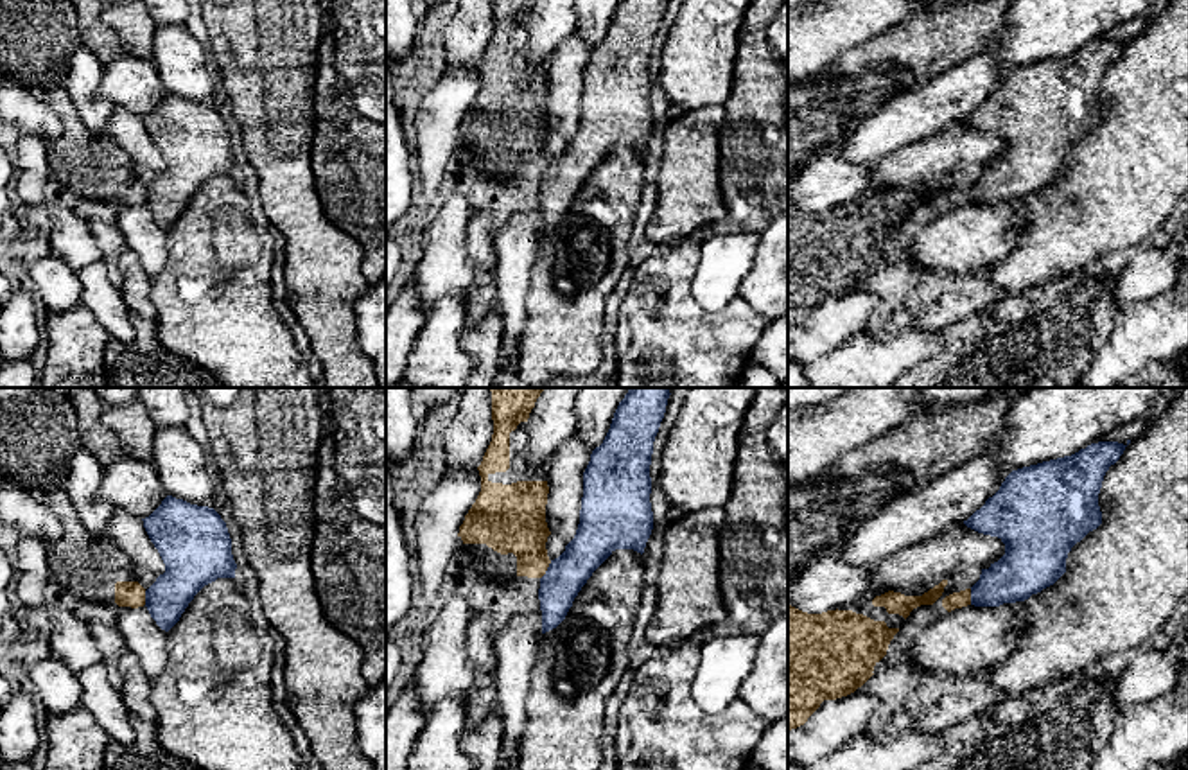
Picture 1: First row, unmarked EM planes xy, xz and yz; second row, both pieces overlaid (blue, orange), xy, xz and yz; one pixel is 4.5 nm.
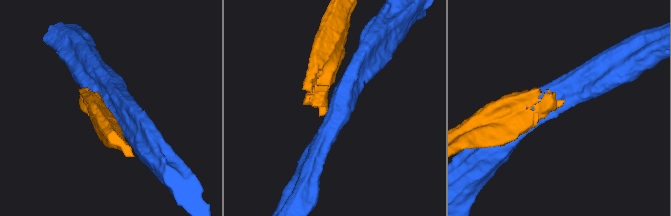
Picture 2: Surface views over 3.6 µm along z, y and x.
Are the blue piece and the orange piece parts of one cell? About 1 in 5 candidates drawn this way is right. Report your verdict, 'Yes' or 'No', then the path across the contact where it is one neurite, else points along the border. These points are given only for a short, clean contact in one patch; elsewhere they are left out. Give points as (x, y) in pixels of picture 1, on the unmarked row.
No. Boundary: xz (551, 158), (541, 176)

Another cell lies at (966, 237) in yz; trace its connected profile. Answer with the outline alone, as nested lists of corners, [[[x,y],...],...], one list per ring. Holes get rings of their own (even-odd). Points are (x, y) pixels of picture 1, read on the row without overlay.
[[[1025,199],[955,206],[919,230],[904,258],[928,273],[960,275],[994,266],[1026,224]]]

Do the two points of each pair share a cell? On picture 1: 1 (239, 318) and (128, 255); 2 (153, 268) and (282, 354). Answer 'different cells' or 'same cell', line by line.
1: different cells
2: different cells

